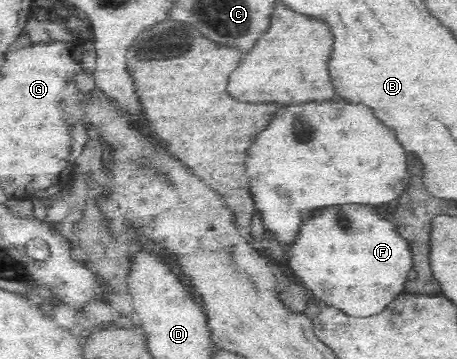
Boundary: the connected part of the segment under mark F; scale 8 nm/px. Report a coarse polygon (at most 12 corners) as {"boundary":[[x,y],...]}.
{"boundary":[[372,206],[316,210],[285,264],[360,318],[402,292],[411,252]]}

